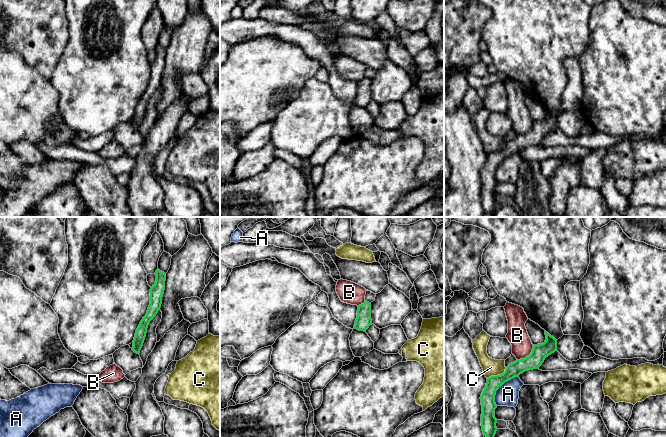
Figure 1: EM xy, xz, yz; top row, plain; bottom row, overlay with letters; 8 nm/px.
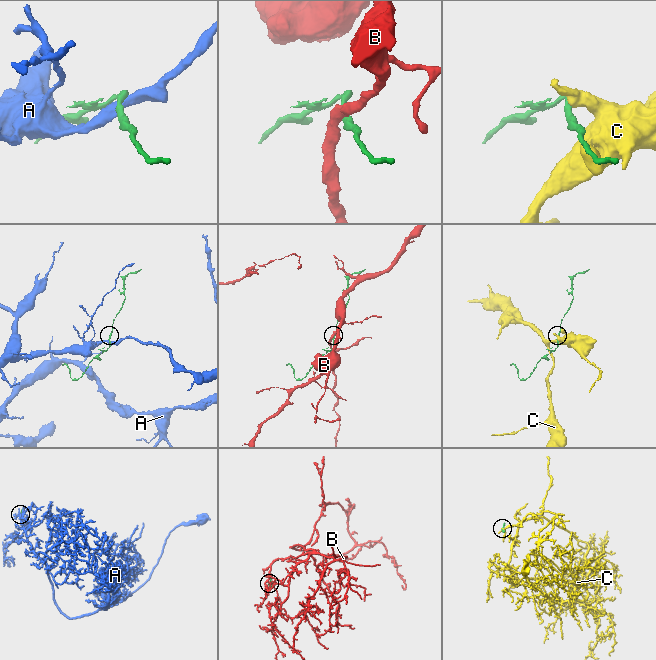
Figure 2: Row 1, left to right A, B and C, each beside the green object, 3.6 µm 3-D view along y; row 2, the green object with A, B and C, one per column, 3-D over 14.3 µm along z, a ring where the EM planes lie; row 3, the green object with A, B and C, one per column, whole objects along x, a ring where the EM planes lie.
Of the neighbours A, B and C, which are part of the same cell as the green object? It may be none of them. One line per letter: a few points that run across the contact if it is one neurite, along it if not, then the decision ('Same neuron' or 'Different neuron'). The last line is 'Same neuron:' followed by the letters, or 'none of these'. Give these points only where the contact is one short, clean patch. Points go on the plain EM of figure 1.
A: Line: yz (518, 152), (507, 156), (496, 167), (496, 181). Different neuron
B: Line: yz (533, 121), (532, 127), (528, 131), (517, 136). Different neuron
C: Line: yz (506, 143), (502, 149), (491, 151), (487, 154). Different neuron
Same neuron: none of these

